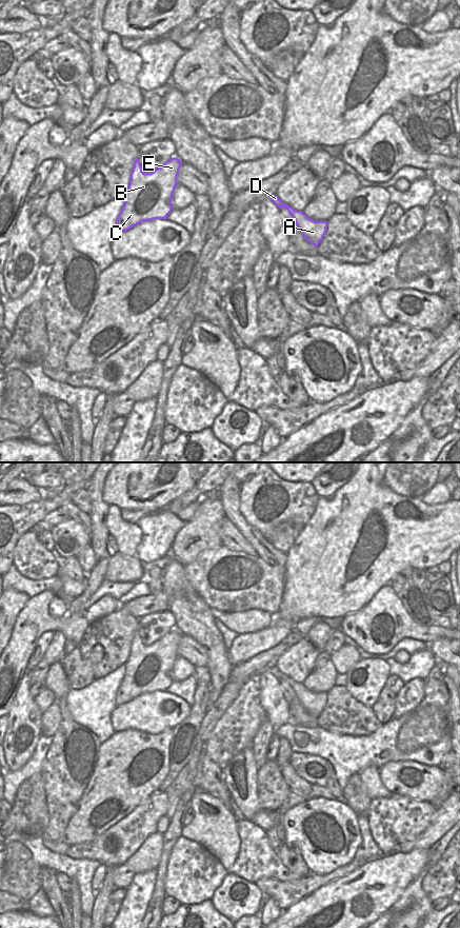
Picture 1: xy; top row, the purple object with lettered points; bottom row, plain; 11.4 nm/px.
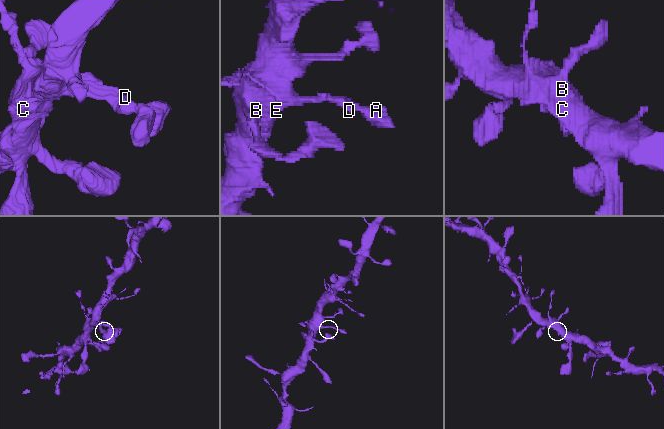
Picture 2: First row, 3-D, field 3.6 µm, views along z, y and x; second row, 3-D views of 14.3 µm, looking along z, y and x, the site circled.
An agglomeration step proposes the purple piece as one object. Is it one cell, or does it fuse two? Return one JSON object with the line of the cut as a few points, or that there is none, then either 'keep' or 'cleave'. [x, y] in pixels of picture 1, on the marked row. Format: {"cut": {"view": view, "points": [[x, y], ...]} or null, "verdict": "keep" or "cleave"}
{"cut": null, "verdict": "keep"}

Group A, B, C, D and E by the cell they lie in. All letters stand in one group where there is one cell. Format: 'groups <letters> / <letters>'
groups A B C D E

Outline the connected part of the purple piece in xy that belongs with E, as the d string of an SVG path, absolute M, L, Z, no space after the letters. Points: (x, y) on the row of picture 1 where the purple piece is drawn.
M138 157L134 162L125 202L117 218L116 234L153 219L166 219L178 185L182 161L172 158L152 173L143 173Z

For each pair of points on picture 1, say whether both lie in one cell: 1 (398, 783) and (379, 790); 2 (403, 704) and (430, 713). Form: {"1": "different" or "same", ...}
{"1": "different", "2": "different"}

